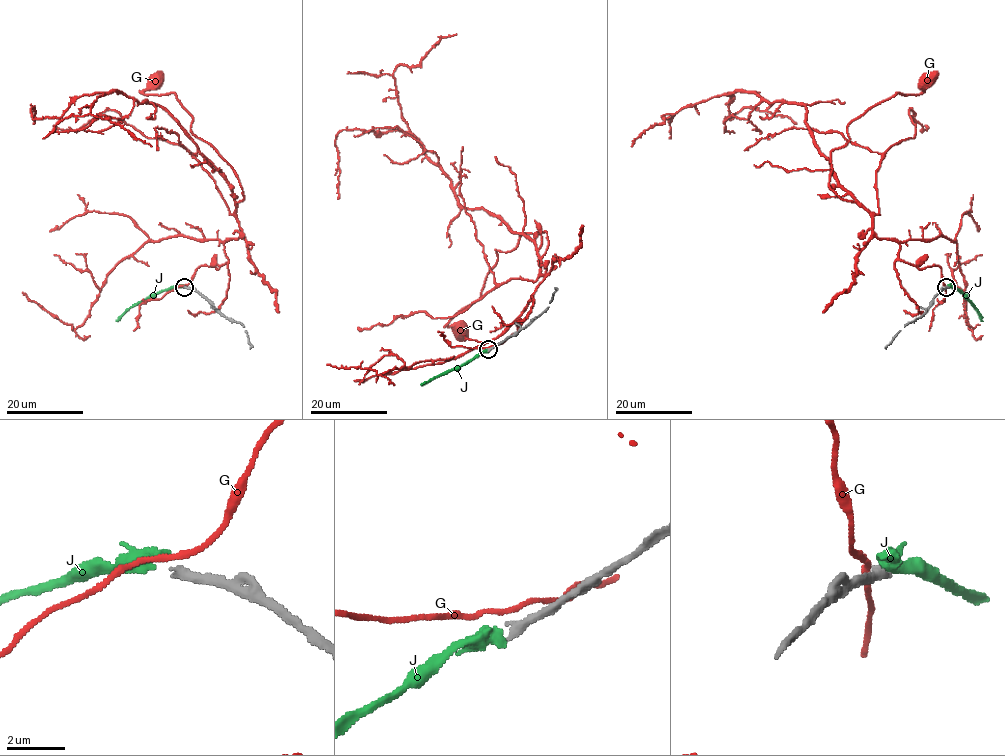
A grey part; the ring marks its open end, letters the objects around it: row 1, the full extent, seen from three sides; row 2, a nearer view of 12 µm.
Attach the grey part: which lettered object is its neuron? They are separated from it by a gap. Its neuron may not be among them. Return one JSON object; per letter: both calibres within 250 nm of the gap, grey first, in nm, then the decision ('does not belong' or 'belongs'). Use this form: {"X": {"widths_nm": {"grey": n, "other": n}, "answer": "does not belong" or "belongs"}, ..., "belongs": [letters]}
{"G": {"widths_nm": {"grey": 320, "other": 170}, "answer": "does not belong"}, "J": {"widths_nm": {"grey": 320, "other": 440}, "answer": "belongs"}, "belongs": ["J"]}

